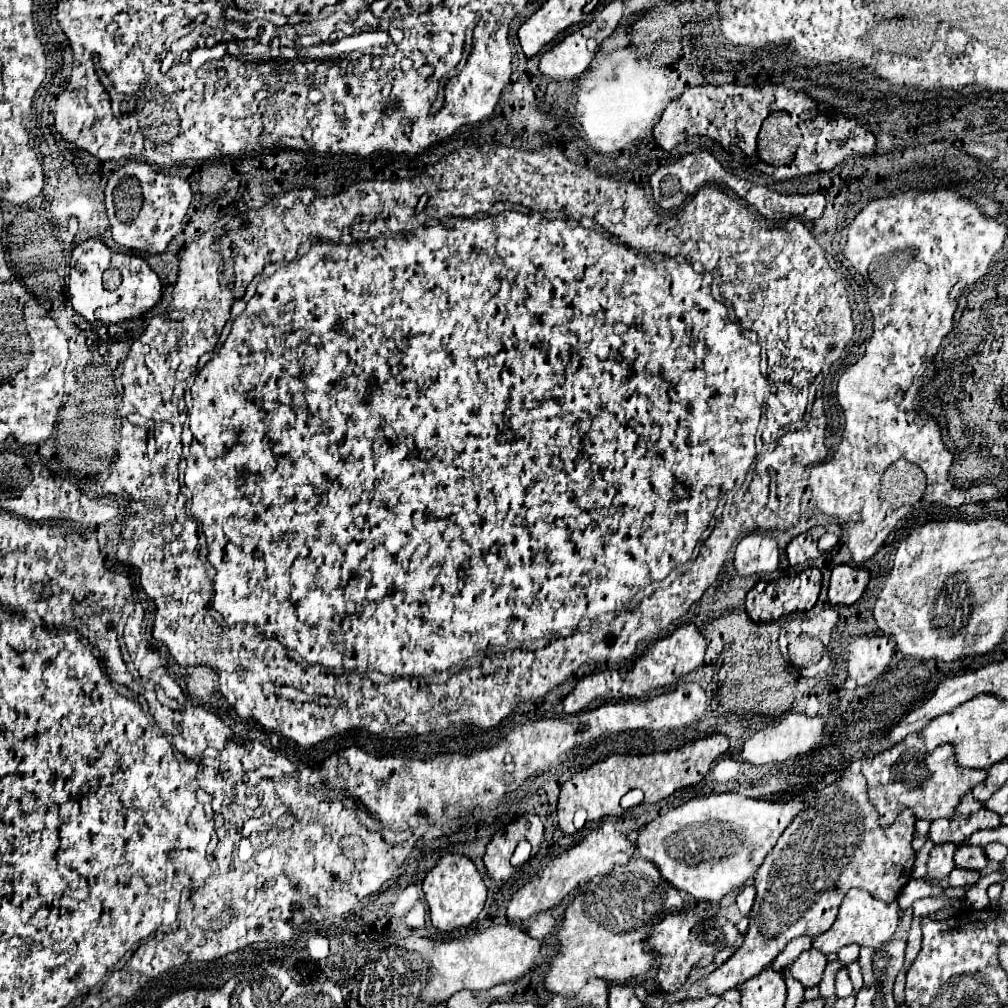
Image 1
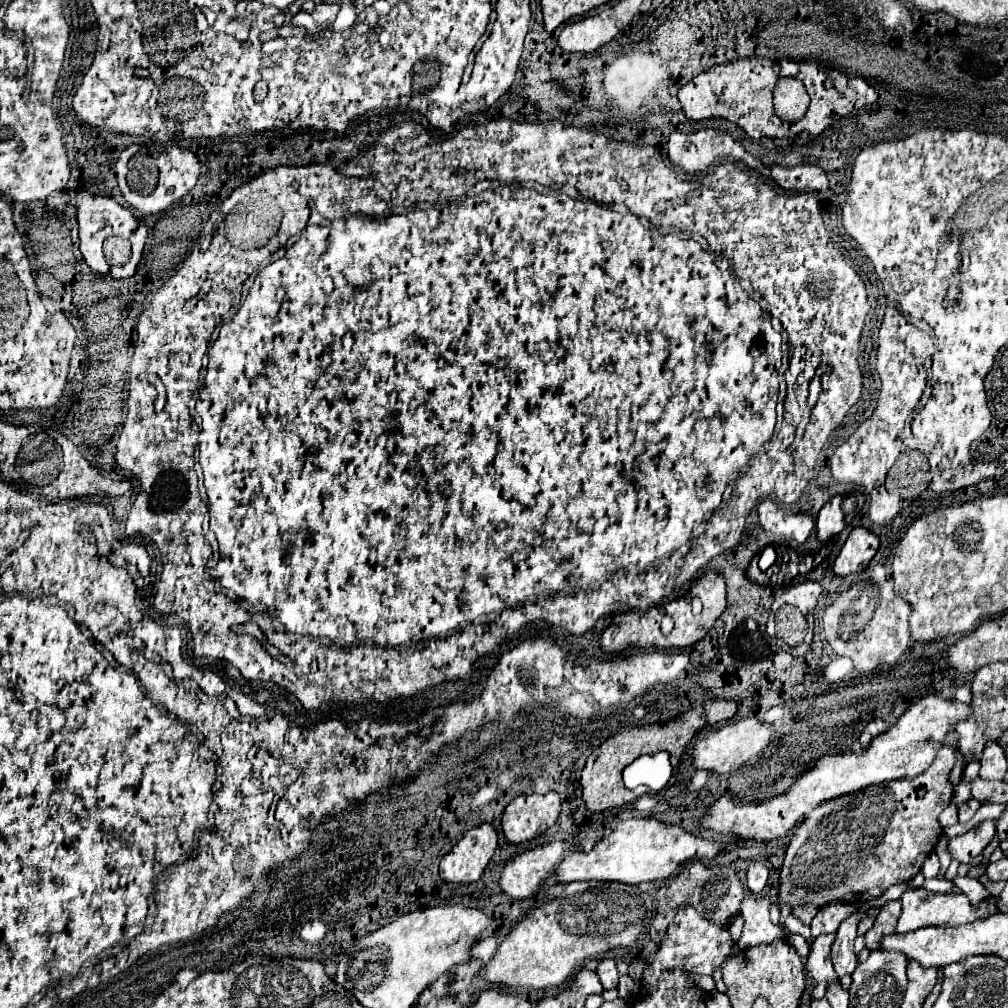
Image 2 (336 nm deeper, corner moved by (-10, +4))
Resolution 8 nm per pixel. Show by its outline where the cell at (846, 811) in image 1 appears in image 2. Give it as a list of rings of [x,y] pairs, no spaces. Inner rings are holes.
[[[942,747],[936,755],[936,761],[930,765],[930,769],[926,769],[926,773],[920,773],[918,777],[912,777],[912,779],[894,779],[890,783],[882,783],[882,785],[872,785],[872,787],[866,787],[862,791],[856,791],[856,793],[846,793],[842,797],[834,797],[834,799],[828,799],[820,805],[814,807],[812,813],[808,813],[808,817],[794,829],[794,837],[786,849],[786,857],[784,857],[784,865],[780,869],[780,881],[778,881],[778,905],[784,909],[794,909],[794,907],[804,907],[804,905],[814,905],[818,909],[830,905],[830,903],[850,903],[850,905],[864,905],[864,903],[870,903],[870,901],[876,901],[878,897],[884,895],[884,891],[888,891],[892,885],[902,885],[902,883],[908,883],[912,881],[926,857],[934,851],[938,839],[942,837],[942,827],[938,823],[938,815],[952,803],[952,795],[954,795],[954,785],[948,781],[950,777],[950,771],[954,767],[956,759],[954,759],[954,751],[950,747]]]

